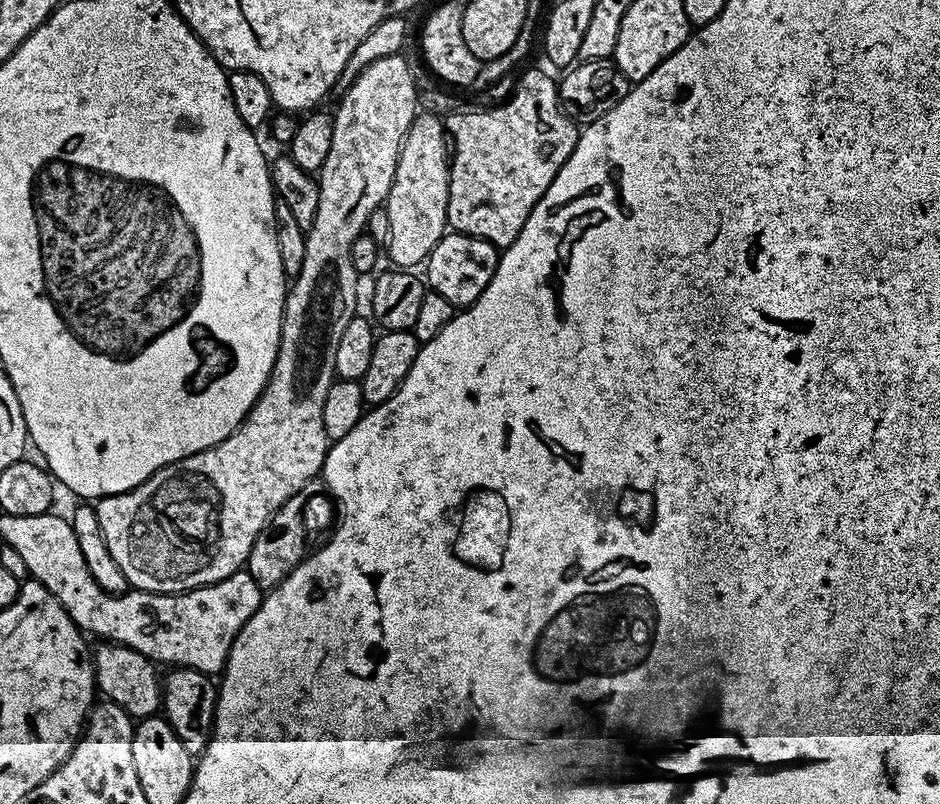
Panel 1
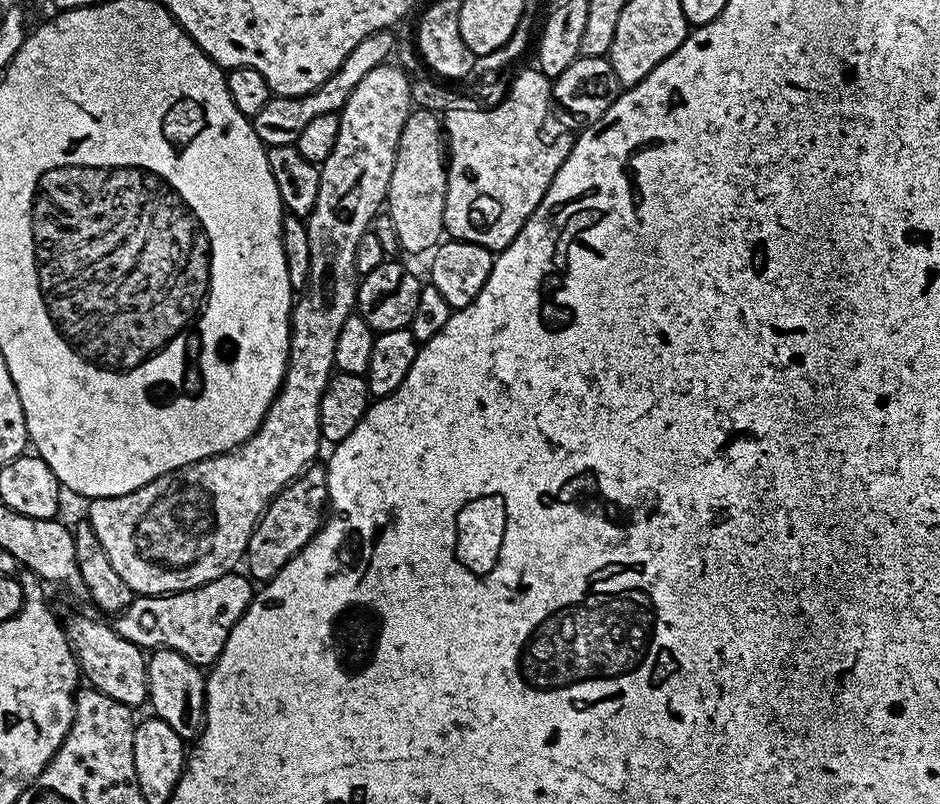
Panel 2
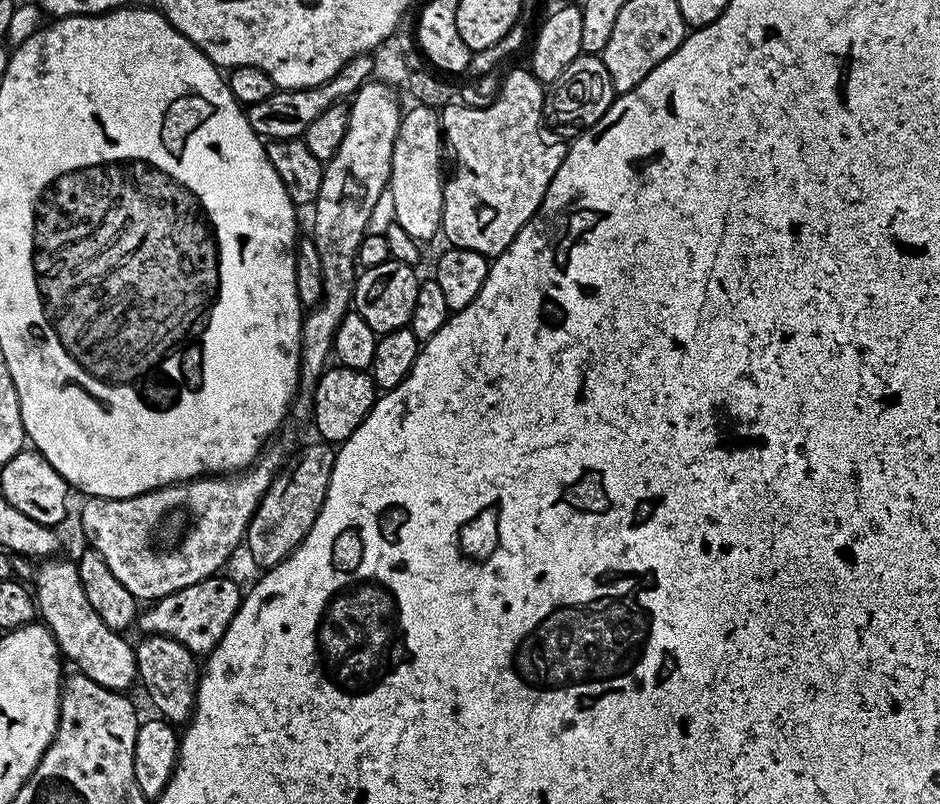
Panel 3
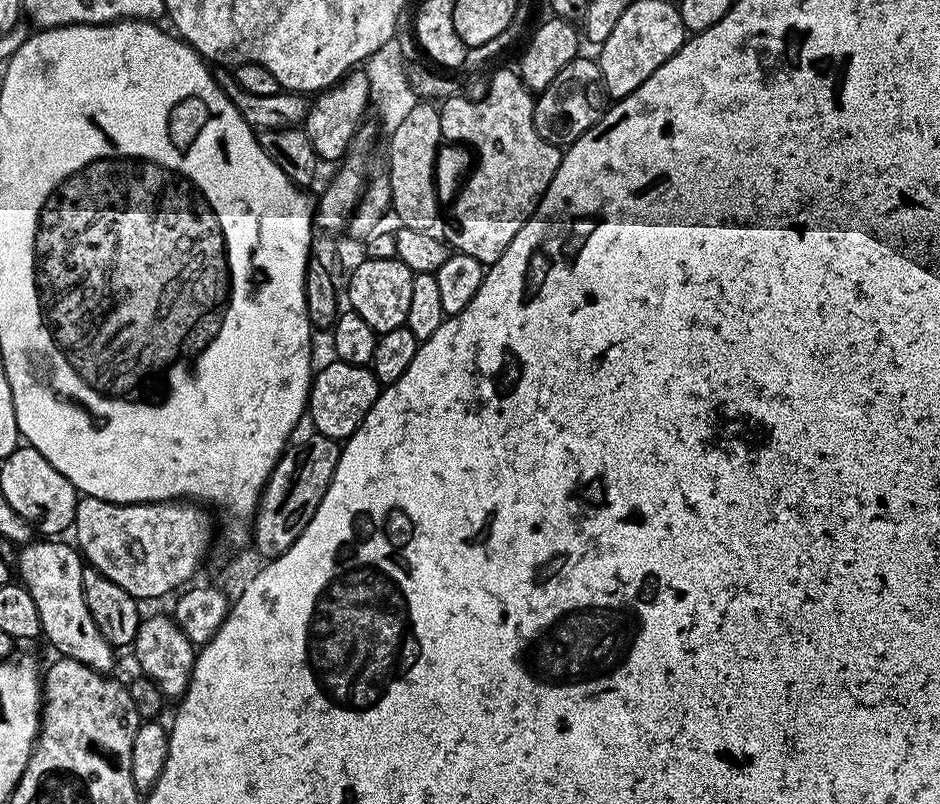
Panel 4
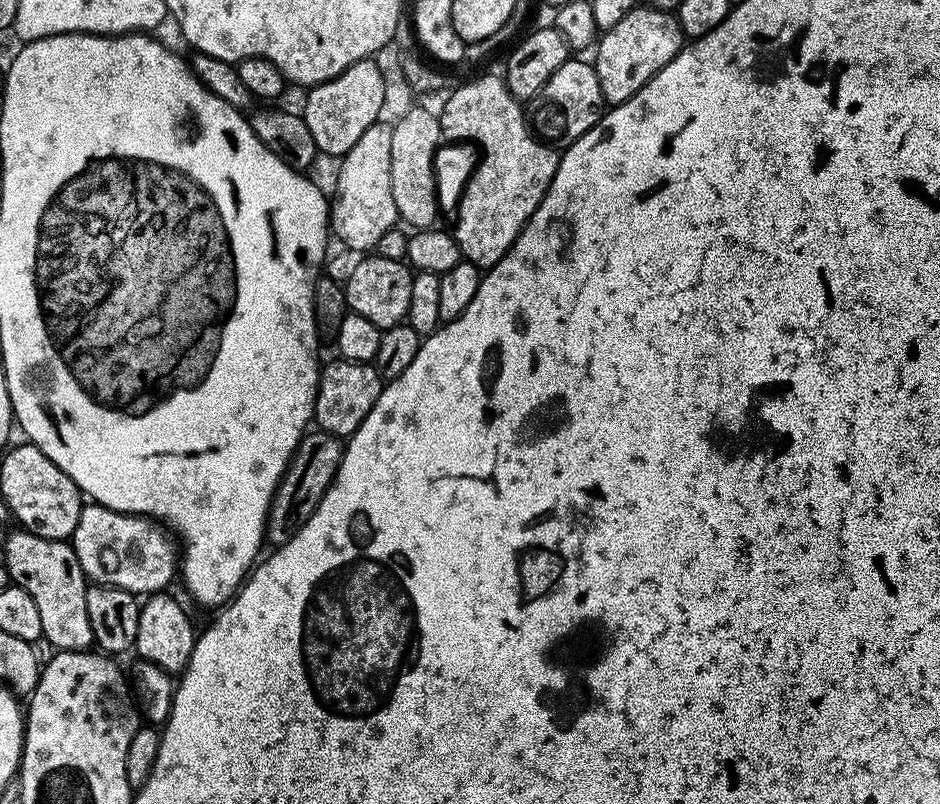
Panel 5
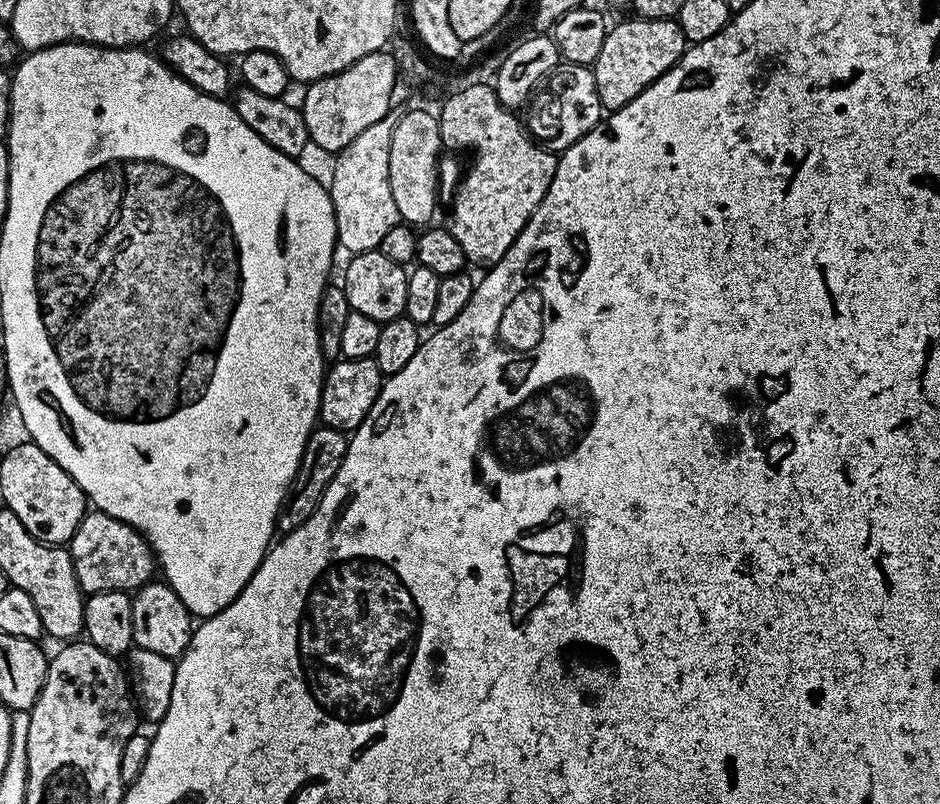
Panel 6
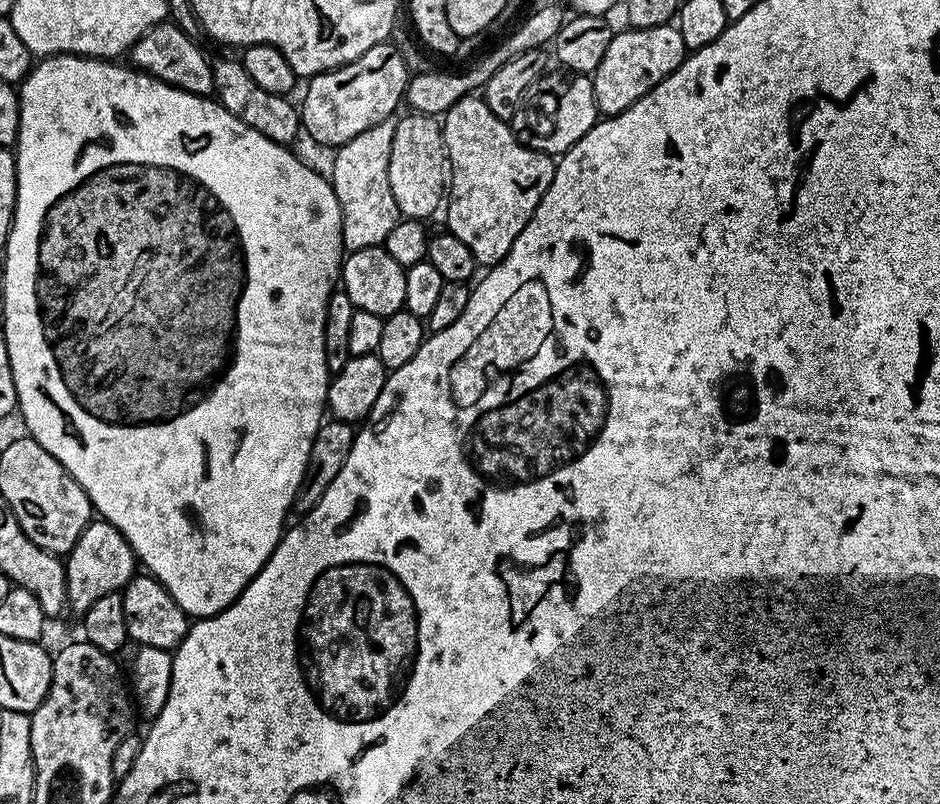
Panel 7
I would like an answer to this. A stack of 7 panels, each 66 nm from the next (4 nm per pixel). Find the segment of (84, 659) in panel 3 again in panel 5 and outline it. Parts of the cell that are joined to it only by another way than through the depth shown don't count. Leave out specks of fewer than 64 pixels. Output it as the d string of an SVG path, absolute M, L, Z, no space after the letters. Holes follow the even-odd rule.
M15 530L4 540L3 568L15 587L26 590L38 605L43 639L62 652L83 652L93 647L90 617L86 615L86 594L90 581L78 562L78 554L68 540L42 538L33 532Z

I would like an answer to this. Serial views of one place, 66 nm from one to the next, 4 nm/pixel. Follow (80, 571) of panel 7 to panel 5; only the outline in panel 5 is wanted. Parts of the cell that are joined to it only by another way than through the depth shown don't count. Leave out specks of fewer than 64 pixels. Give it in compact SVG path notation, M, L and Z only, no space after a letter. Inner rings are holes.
M88 502L81 507L78 526L70 543L78 554L78 562L85 576L93 585L105 584L133 594L160 594L167 589L164 587L171 582L172 575L178 572L177 541L157 521L147 516L133 516L131 512L115 512L104 504Z

